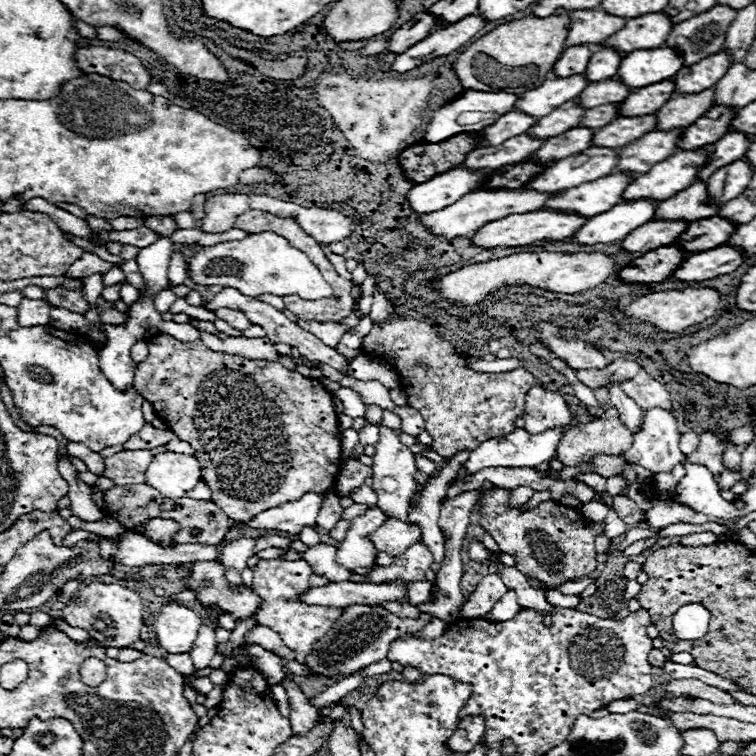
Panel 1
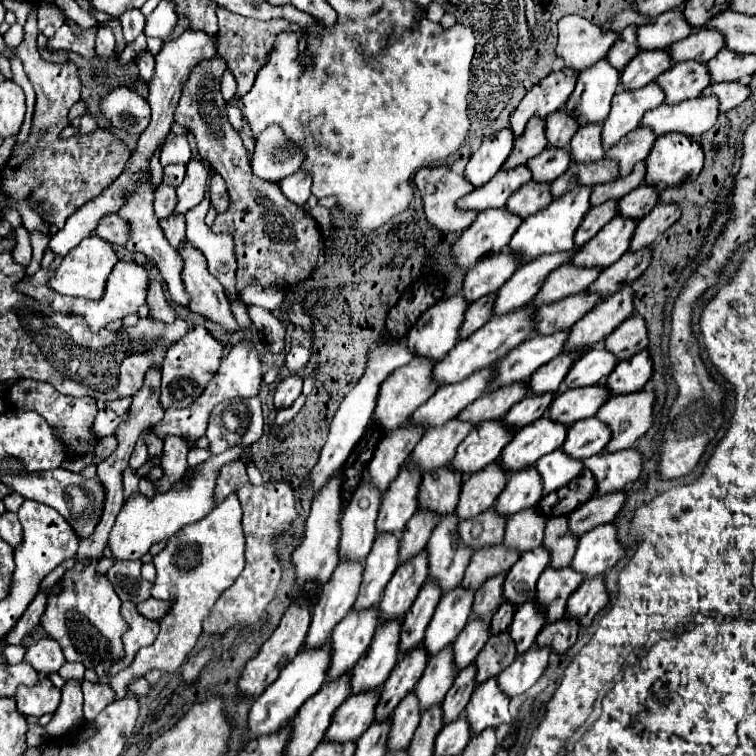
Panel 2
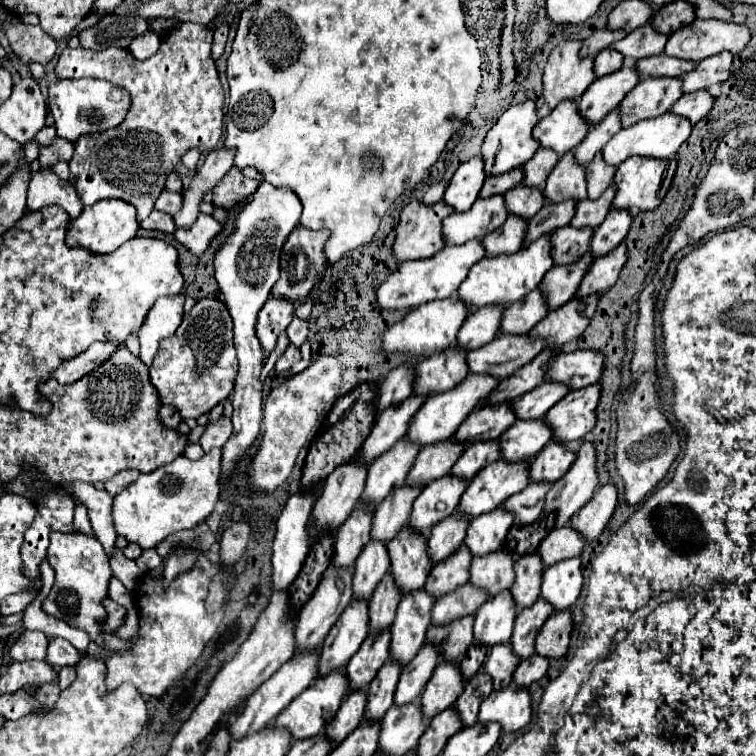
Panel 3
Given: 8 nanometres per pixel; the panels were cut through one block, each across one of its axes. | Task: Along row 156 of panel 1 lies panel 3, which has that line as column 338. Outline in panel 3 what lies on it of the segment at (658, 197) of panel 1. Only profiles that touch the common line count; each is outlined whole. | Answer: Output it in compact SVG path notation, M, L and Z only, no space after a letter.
M340 670L340 674L328 674L328 678L316 678L316 682L312 682L308 686L308 690L298 694L288 704L288 708L274 720L274 726L278 726L278 728L286 726L292 732L294 740L316 736L334 718L334 714L340 708L346 694L348 694L348 682L344 682L344 670Z

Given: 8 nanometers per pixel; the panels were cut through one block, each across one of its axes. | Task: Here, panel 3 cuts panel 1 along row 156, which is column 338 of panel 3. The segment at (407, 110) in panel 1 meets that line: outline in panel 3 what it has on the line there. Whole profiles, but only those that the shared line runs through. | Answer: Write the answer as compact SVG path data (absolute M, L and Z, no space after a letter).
M324 356L268 394L264 402L264 438L258 448L258 454L250 464L252 476L250 482L256 488L276 490L290 476L296 456L304 446L308 432L316 428L322 414L340 396L340 384L342 384L340 362L334 356Z

